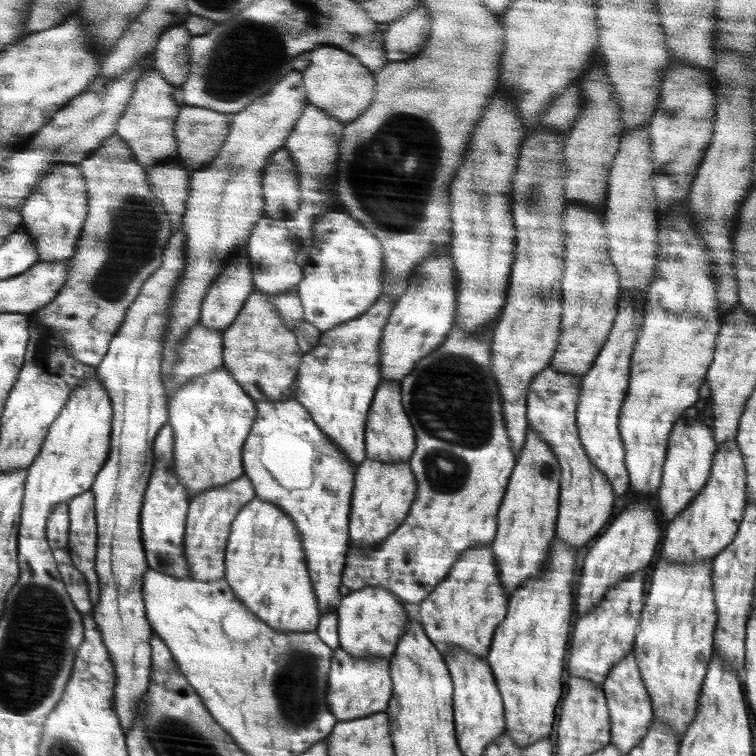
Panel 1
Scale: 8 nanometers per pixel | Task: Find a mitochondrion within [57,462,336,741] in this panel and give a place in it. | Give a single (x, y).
(292, 688)

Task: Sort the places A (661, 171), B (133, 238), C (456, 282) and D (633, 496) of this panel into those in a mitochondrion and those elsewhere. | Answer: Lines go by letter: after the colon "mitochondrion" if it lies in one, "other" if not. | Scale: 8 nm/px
A: other
B: mitochondrion
C: other
D: other

